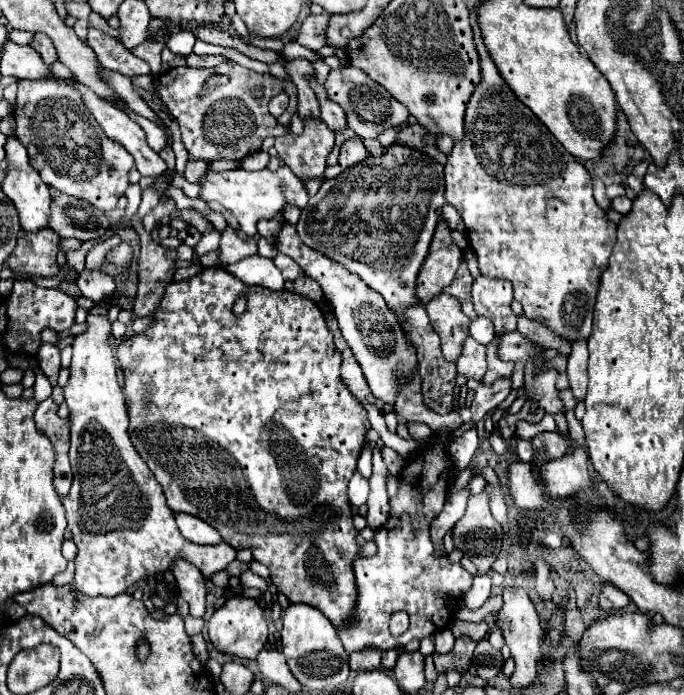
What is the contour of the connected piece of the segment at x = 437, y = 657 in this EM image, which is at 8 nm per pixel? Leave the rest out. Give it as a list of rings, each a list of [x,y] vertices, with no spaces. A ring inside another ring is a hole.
[[[458,637],[456,645],[450,653],[440,655],[440,653],[432,653],[434,657],[434,665],[438,673],[446,673],[450,669],[456,669],[460,673],[464,673],[470,663],[472,663],[472,651],[476,647],[476,641],[472,641],[470,637]]]

